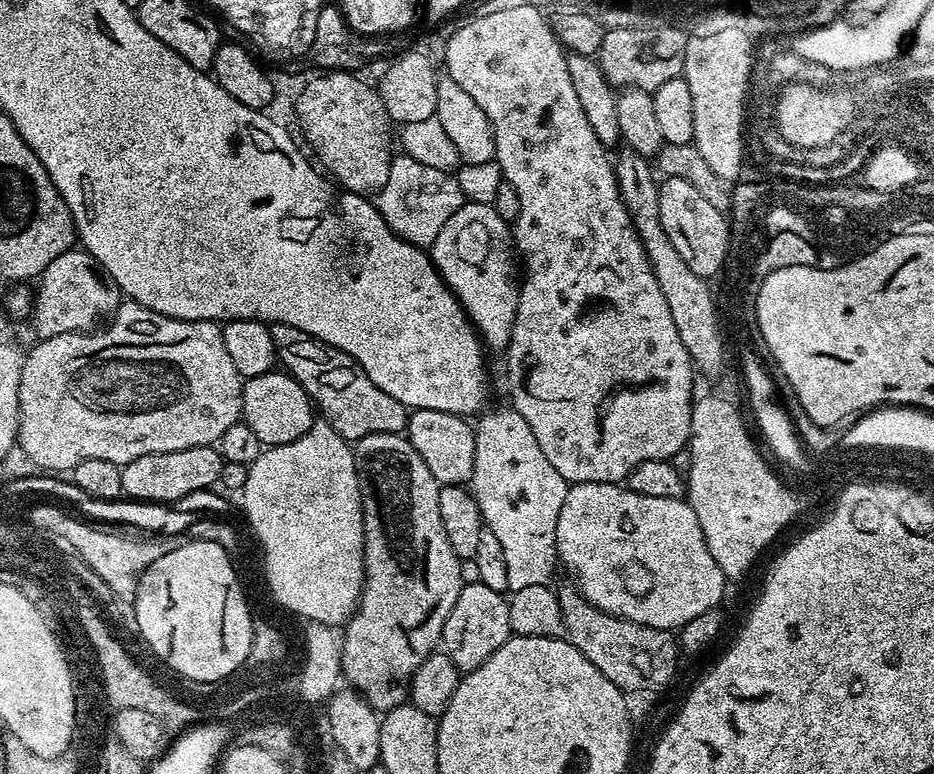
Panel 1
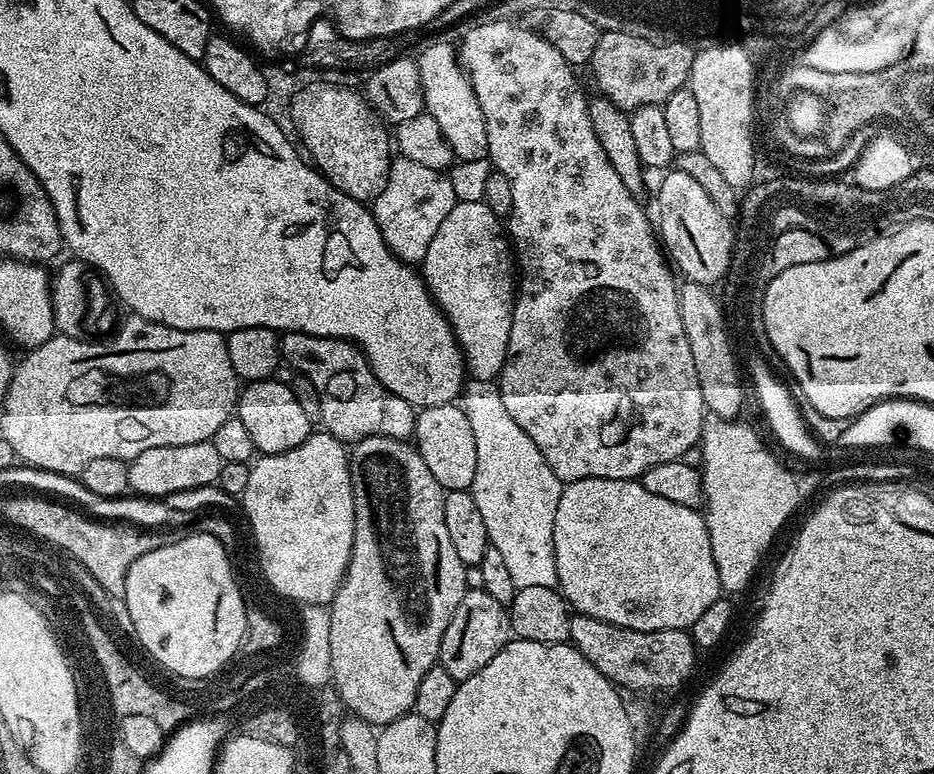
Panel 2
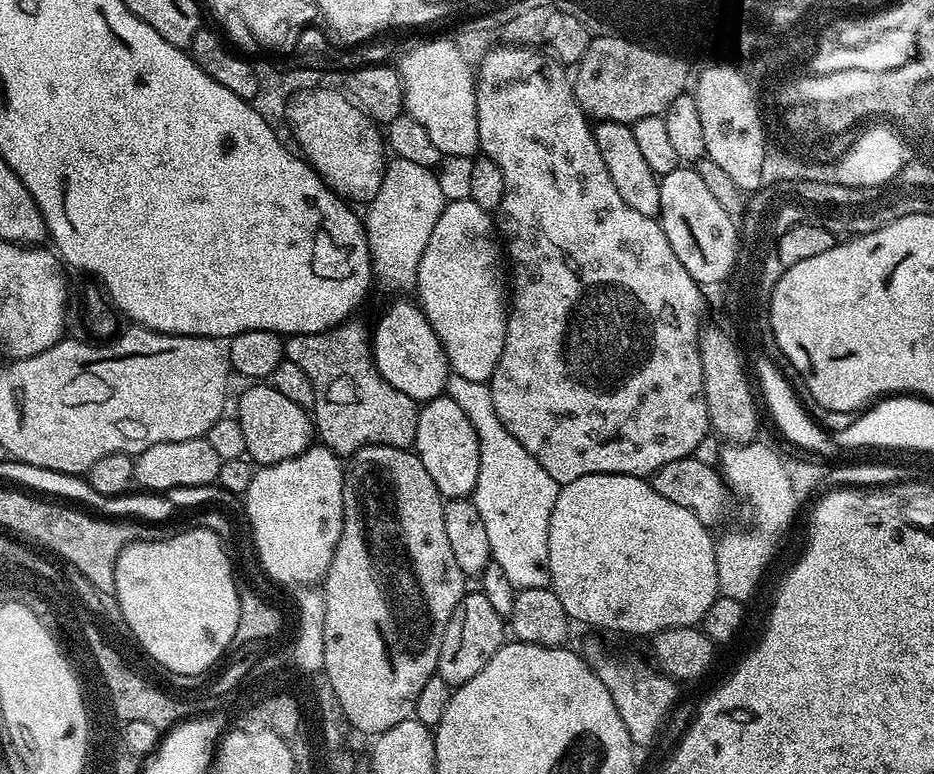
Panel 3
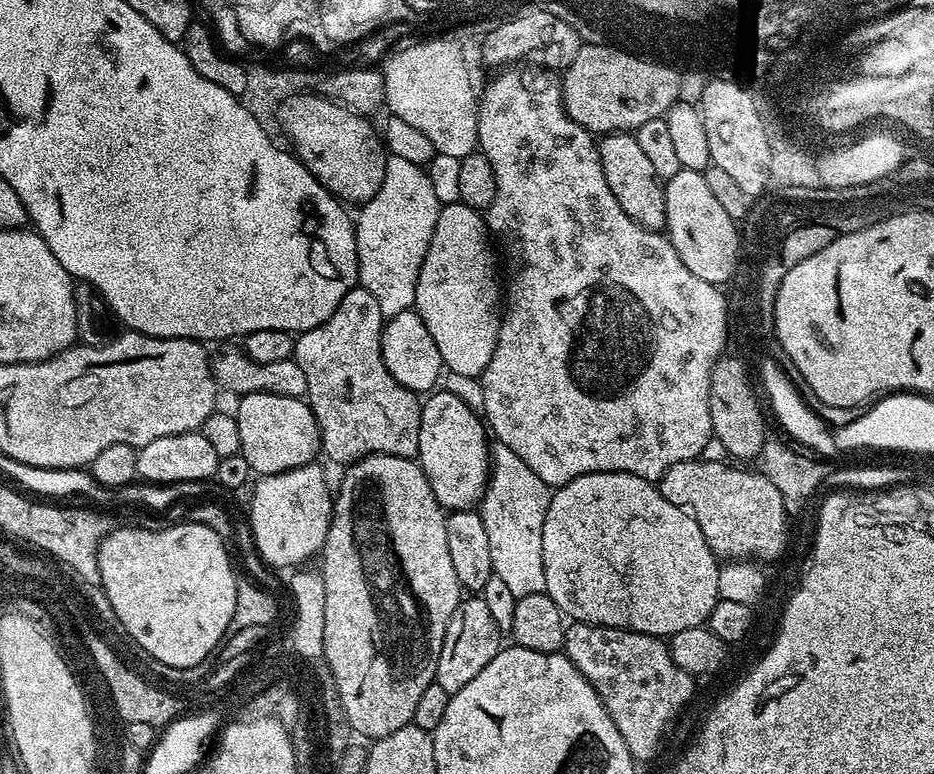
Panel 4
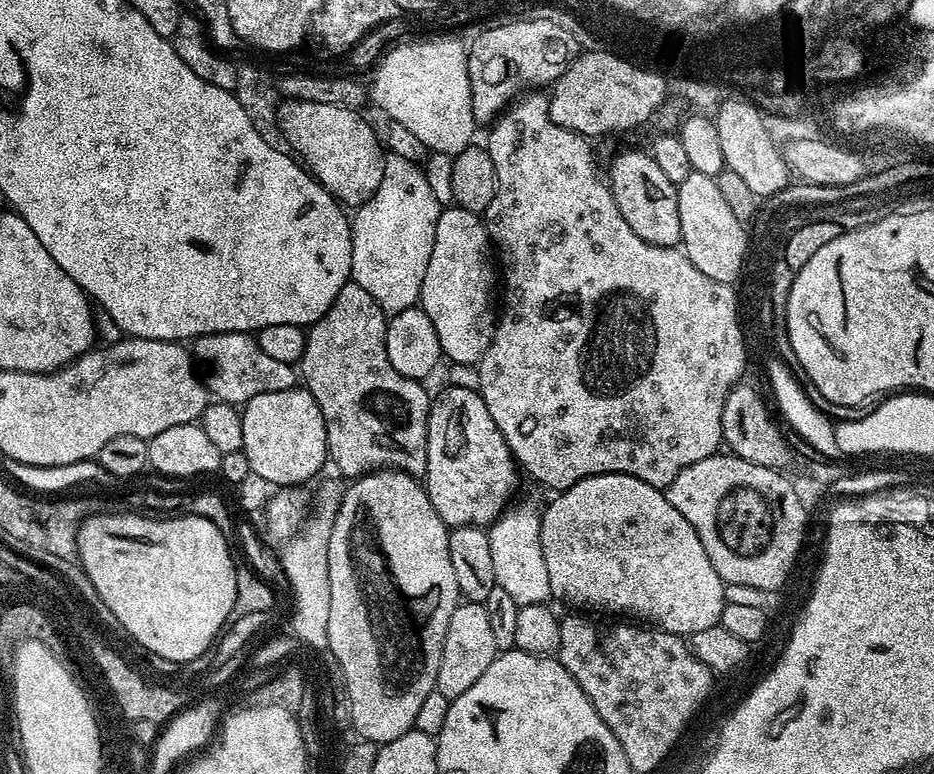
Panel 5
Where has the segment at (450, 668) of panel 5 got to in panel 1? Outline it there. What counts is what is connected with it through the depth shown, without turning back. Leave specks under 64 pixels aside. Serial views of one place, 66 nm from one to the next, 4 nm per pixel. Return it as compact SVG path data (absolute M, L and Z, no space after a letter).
M481 583L465 584L458 594L458 602L454 602L454 610L450 610L450 618L446 618L440 644L450 662L467 674L489 660L512 635L505 593L490 590L490 586Z

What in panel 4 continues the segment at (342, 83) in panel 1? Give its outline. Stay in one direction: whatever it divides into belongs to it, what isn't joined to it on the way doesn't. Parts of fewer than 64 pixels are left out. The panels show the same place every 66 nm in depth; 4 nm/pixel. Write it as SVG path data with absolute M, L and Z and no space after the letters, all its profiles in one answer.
M323 101L288 104L282 109L282 115L284 128L292 132L294 147L300 148L301 158L319 180L324 180L324 189L337 200L348 206L359 206L378 194L388 156L377 129L375 132L365 117L353 112L342 114L340 108L326 106Z

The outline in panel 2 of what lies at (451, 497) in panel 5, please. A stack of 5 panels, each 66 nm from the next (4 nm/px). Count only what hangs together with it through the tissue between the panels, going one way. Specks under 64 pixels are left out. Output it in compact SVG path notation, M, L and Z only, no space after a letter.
M459 403L421 408L416 413L414 447L422 454L430 474L449 492L471 489L474 478L474 462L478 462L474 434L470 434L470 421L462 414Z

